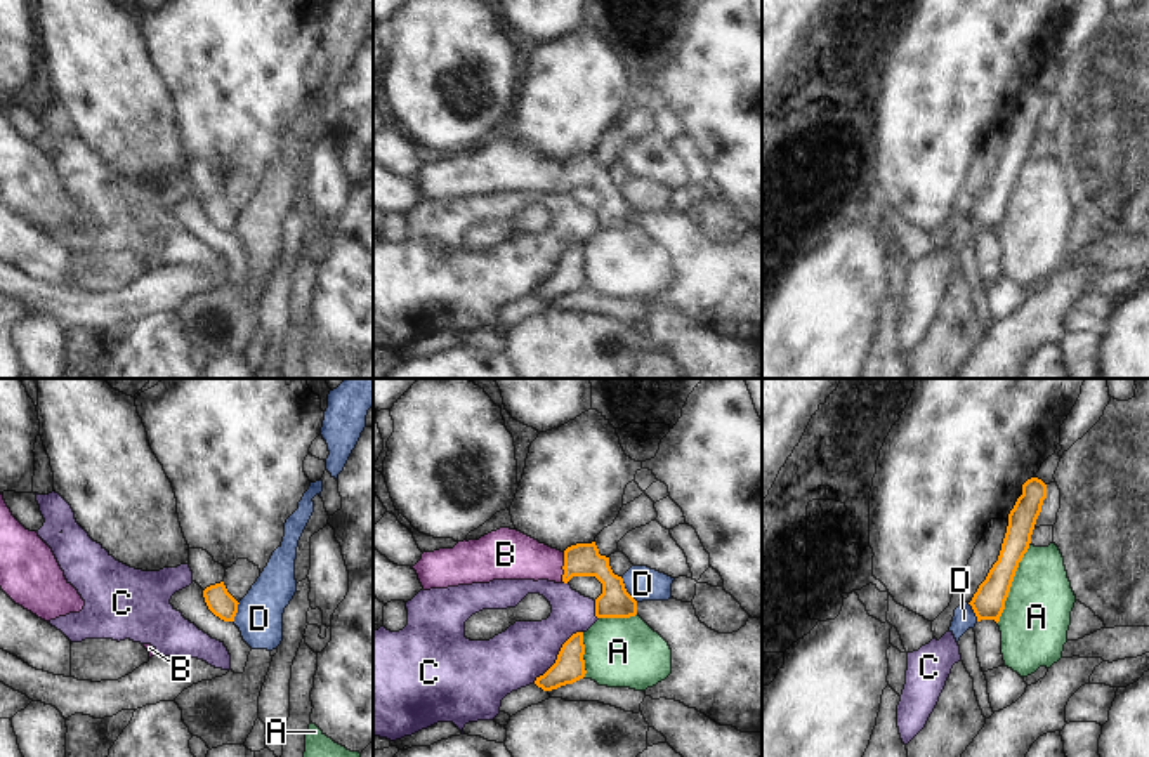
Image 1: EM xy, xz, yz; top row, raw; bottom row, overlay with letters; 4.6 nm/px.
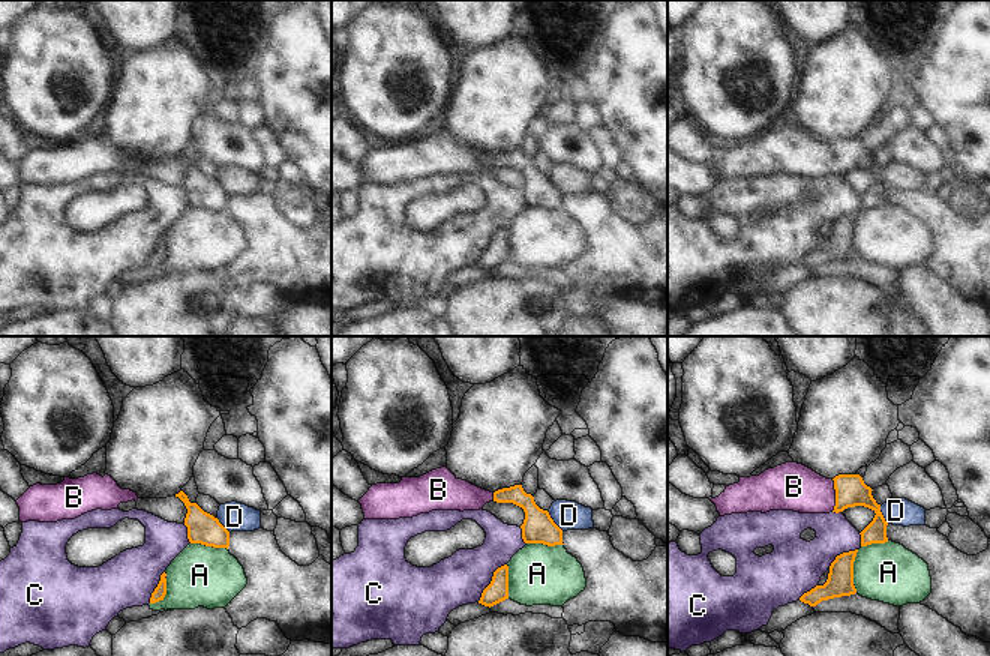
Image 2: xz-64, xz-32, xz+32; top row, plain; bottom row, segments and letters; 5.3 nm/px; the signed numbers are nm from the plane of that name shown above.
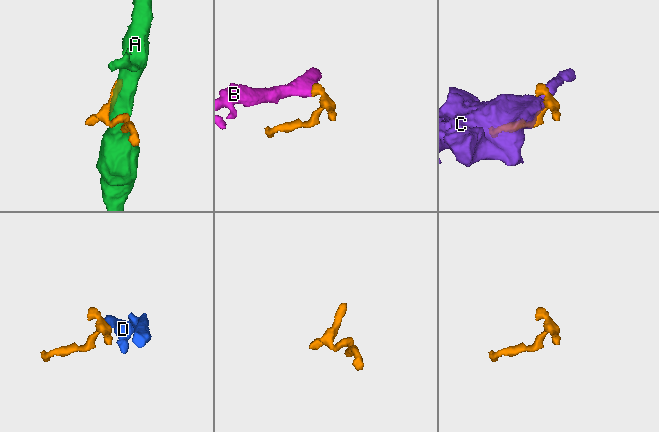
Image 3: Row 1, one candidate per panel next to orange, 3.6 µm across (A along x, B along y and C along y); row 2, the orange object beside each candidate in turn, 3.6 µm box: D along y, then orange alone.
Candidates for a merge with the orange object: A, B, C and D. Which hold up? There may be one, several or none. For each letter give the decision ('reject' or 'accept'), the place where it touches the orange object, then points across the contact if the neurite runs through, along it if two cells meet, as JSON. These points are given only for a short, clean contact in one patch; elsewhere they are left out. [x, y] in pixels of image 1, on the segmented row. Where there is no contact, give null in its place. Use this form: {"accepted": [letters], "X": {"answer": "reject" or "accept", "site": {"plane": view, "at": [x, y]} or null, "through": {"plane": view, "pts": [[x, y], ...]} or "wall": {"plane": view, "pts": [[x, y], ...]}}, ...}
{"accepted": ["B"], "A": {"answer": "reject", "site": {"plane": "yz", "at": [1012, 580]}}, "B": {"answer": "accept", "site": {"plane": "xz", "at": [563, 566]}, "through": {"plane": "xz", "pts": [[582, 559], [563, 566], [511, 554]]}}, "C": {"answer": "reject", "site": {"plane": "xz", "at": [558, 655]}}, "D": {"answer": "reject", "site": {"plane": "xz", "at": [625, 589]}, "wall": {"plane": "xz", "pts": [[620, 577], [625, 589], [637, 601]]}}}

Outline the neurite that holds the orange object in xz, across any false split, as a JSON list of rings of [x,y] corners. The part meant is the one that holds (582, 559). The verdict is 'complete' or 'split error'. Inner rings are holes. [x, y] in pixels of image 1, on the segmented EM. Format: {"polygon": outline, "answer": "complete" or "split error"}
{"polygon": [[[500,528],[479,540],[458,542],[453,549],[423,552],[411,566],[423,590],[448,589],[493,580],[548,580],[568,583],[573,576],[595,576],[602,594],[595,599],[597,618],[630,618],[637,601],[614,575],[609,557],[601,556],[595,542],[576,543],[564,552],[510,528]]], "answer": "split error"}

